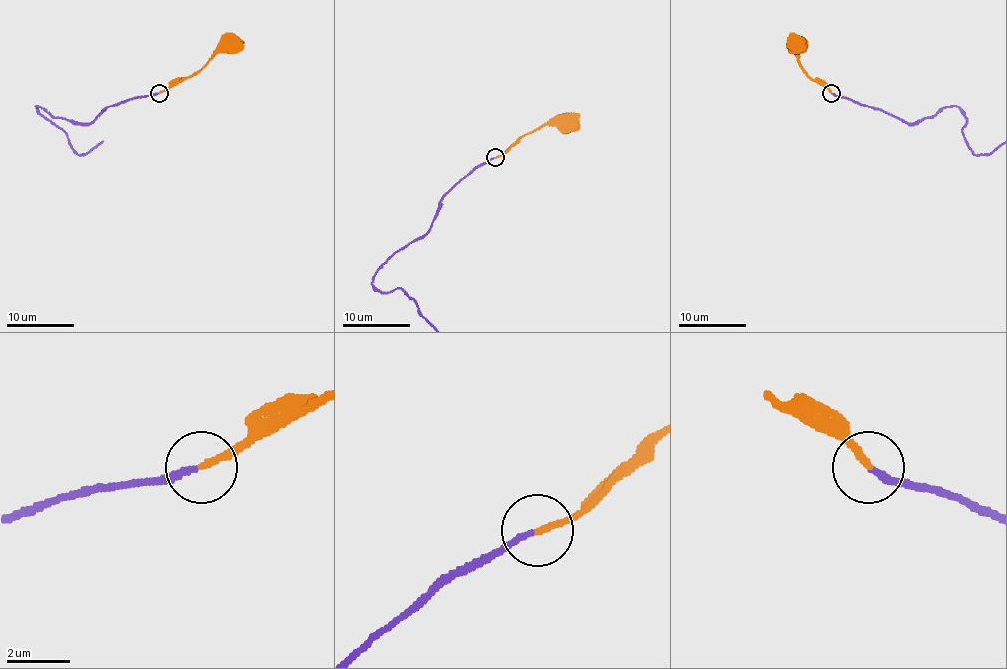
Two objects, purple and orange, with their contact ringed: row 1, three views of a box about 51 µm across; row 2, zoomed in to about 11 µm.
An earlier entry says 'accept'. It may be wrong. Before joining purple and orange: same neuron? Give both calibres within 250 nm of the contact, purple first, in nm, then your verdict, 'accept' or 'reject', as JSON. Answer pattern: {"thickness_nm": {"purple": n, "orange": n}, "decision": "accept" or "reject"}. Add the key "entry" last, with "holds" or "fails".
{"thickness_nm": {"purple": 170, "orange": 200}, "decision": "accept", "entry": "holds"}

